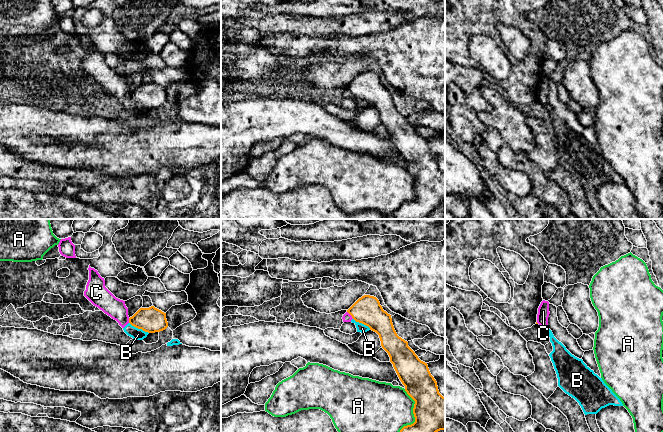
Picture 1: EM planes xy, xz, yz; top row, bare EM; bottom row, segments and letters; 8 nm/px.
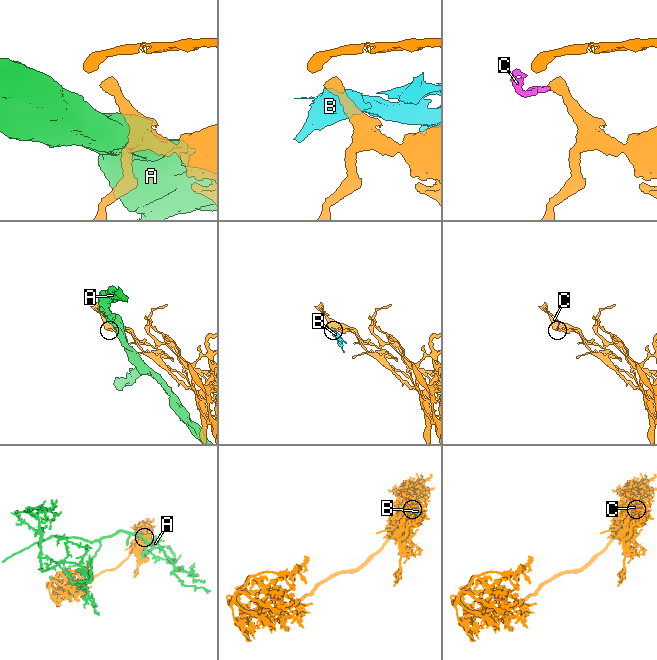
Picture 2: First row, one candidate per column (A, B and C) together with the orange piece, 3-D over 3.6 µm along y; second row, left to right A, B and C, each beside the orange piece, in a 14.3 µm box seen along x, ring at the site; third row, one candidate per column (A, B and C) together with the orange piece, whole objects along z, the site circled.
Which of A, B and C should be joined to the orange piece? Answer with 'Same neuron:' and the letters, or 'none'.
Same neuron: none

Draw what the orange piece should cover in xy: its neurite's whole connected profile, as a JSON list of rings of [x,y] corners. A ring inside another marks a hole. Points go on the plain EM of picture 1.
[[[154,82],[140,84],[132,93],[129,94],[129,99],[148,109],[160,108],[168,103],[166,89]]]

